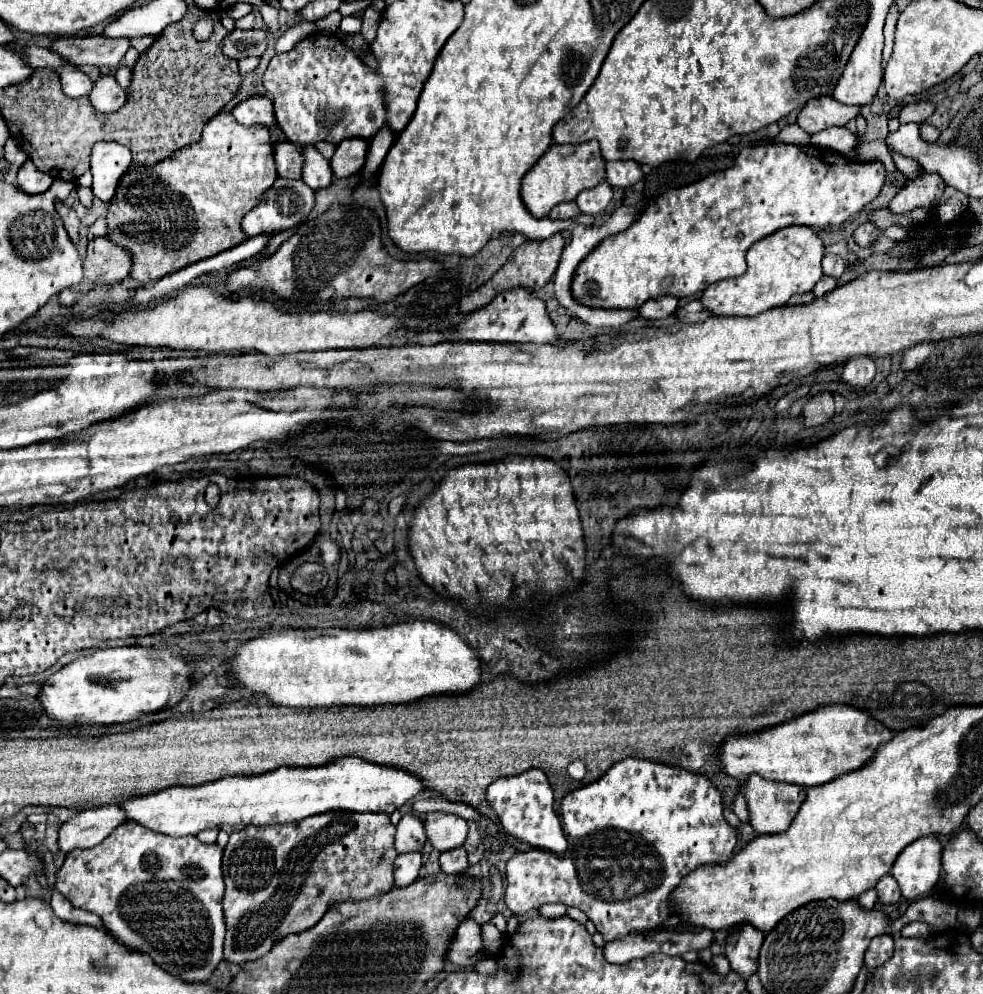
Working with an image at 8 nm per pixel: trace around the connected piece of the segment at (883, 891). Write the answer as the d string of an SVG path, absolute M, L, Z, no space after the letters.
M887 874L887 876L883 876L883 878L877 882L875 890L877 890L877 898L879 898L879 902L881 902L883 906L897 904L897 902L901 900L901 894L899 894L897 882L895 882L895 880L891 880L891 876L889 876L889 874Z

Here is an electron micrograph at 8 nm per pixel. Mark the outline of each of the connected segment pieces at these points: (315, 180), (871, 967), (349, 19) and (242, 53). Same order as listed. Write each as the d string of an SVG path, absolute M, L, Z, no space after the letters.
M313 146L303 148L305 152L305 166L303 166L303 182L309 184L313 190L327 188L333 182L333 170L329 160L325 160Z
M883 934L883 936L877 936L871 940L867 954L865 954L867 978L871 978L871 974L891 958L891 952L893 952L893 938L891 936Z
M345 16L339 24L339 30L341 30L341 34L357 34L357 32L361 32L361 20L355 16Z
M233 30L227 40L223 40L223 54L229 58L247 58L247 56L261 56L267 48L267 30Z

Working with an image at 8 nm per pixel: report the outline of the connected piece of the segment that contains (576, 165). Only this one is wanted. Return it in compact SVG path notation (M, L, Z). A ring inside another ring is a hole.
M589 140L583 144L555 144L553 142L549 150L537 160L537 164L525 174L523 184L521 184L521 196L527 210L533 216L543 218L559 202L575 200L575 196L581 190L595 188L603 180L605 180L605 158L601 156L597 140Z

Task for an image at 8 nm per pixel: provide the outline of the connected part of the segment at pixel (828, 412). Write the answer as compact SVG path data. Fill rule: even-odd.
M829 392L817 394L815 398L811 398L803 406L803 418L805 418L807 428L813 428L813 426L827 422L833 414L835 414L835 402L833 402L833 396Z

